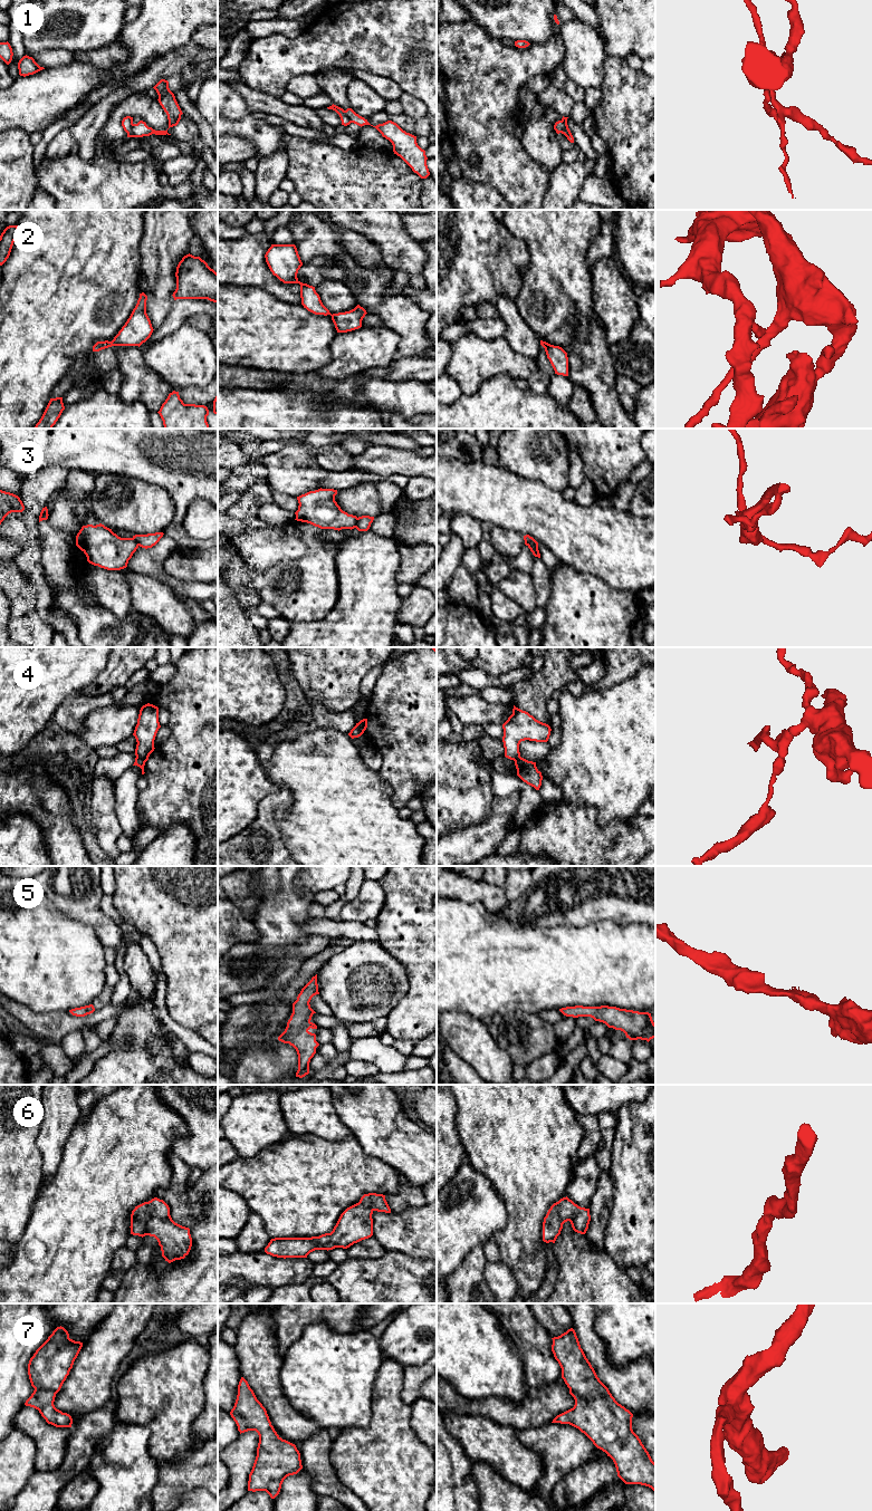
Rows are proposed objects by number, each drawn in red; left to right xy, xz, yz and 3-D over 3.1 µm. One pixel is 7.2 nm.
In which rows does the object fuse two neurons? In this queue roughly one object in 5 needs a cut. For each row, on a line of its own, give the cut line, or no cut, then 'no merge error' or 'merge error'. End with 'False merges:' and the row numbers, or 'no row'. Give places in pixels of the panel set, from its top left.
1: cut in xz along (344, 111), (352, 122); merge error
2: cut in xy along (111, 342), (112, 345); merge error
3: cut in xz along (357, 518), (355, 527); merge error
4: cut in xy along (136, 756), (146, 760); merge error
5: no cut; no merge error
6: no cut; no merge error
7: no cut; no merge error
False merges: 1, 2, 3, 4

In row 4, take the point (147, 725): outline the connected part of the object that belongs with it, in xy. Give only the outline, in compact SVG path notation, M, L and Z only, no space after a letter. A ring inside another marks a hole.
M145 704L141 708L137 724L133 735L136 739L135 756L143 760L148 760L154 751L154 740L159 729L159 708L153 704Z

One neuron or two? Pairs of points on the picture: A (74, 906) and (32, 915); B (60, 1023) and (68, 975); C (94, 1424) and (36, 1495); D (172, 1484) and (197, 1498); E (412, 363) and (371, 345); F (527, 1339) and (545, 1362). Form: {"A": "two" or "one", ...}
{"A": "two", "B": "two", "C": "one", "D": "two", "E": "two", "F": "one"}

